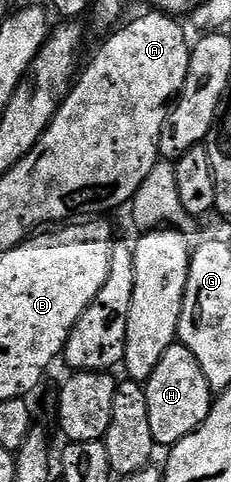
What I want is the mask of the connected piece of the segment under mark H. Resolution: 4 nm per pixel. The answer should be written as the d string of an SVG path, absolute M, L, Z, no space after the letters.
M181 343L170 345L157 363L157 371L145 383L149 403L149 427L156 446L170 447L189 435L209 415L213 391L193 355Z

